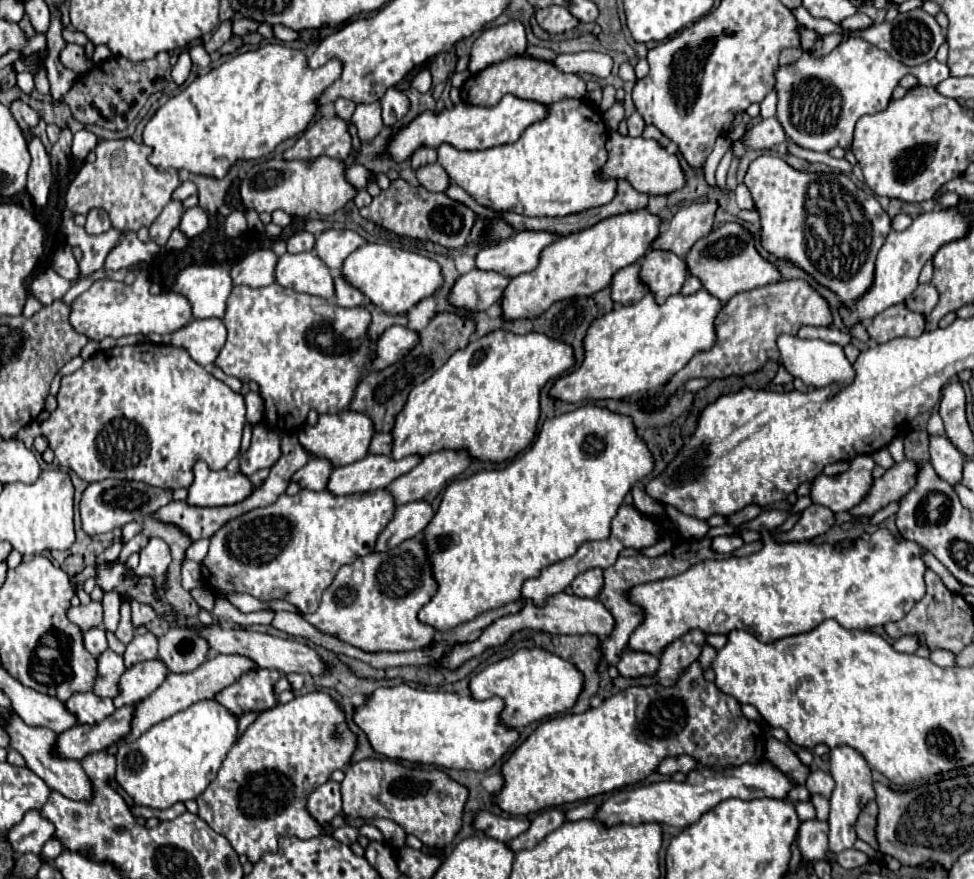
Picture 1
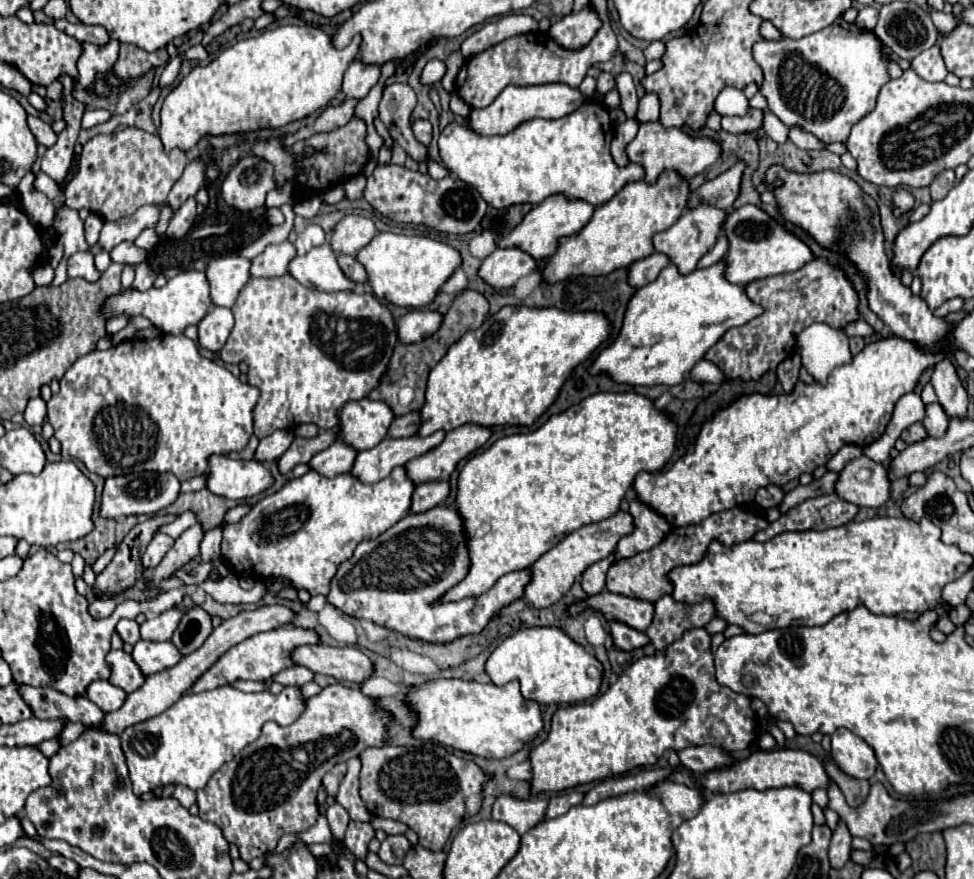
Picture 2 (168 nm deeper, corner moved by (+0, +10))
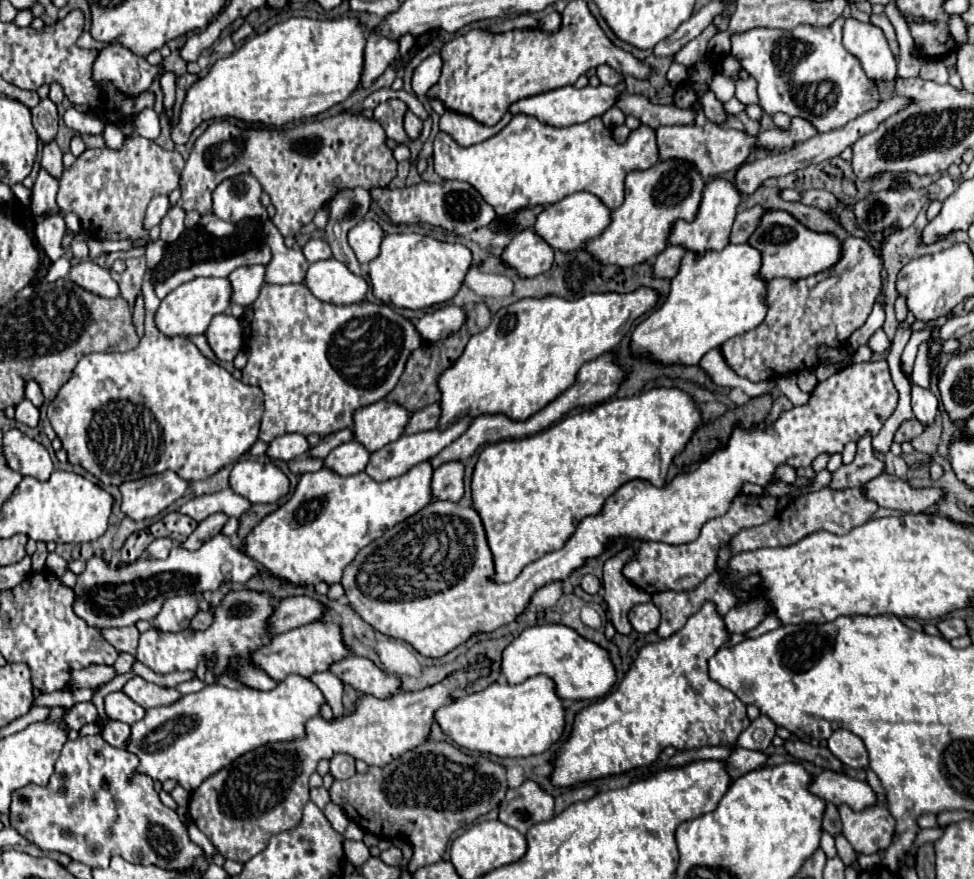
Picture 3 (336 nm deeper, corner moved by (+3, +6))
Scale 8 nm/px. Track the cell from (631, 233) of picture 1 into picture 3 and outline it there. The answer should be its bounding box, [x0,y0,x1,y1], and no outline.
[588,158,704,268]

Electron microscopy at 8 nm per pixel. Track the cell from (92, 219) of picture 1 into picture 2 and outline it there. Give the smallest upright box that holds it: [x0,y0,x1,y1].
[85,212,103,246]

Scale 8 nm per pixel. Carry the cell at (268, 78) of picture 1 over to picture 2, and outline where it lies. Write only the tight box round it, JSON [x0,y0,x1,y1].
[159,26,359,152]

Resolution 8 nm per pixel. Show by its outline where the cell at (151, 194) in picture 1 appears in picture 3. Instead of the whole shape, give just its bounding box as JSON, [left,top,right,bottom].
[58,136,184,248]

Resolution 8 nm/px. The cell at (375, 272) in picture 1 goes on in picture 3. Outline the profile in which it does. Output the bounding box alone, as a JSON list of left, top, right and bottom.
[370,232,472,310]

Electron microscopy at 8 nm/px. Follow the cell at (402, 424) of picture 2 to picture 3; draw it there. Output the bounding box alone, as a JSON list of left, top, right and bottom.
[406,402,440,434]

